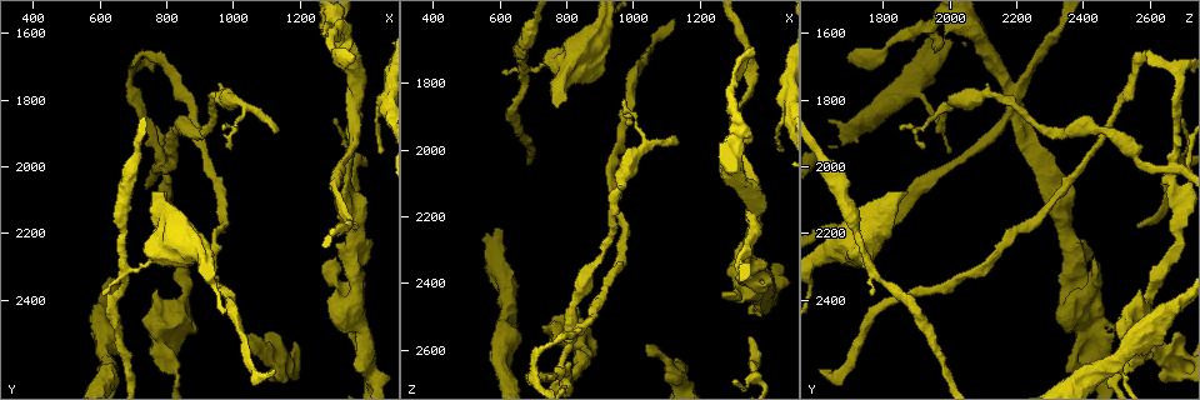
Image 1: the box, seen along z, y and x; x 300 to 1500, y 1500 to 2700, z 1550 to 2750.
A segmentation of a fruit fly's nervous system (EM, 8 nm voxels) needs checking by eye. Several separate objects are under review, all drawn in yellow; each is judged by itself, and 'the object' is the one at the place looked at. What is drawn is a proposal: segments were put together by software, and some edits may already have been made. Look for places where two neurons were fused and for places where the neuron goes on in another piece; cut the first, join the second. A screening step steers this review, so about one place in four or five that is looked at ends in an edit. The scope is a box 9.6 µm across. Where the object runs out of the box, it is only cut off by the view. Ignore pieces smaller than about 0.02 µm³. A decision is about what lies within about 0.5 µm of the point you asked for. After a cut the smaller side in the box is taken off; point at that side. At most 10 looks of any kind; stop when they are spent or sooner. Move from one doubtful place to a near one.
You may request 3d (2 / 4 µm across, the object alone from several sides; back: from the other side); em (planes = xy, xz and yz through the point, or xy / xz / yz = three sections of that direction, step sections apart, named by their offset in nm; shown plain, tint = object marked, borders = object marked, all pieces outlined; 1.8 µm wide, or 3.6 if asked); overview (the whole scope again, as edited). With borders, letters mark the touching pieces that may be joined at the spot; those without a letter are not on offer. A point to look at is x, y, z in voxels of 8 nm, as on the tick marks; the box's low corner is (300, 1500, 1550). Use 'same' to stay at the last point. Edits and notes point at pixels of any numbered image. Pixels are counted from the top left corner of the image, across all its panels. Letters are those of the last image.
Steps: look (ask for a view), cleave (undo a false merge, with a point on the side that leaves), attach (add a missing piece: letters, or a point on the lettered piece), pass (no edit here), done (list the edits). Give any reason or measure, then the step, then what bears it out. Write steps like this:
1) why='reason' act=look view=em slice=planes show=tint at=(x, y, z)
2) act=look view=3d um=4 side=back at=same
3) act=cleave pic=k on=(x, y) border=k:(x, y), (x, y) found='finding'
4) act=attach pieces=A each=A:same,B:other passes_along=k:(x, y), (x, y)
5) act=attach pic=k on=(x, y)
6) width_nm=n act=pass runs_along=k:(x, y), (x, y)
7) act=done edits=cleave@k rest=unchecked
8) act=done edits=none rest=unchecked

why='sharp bend' act=look view=em slice=planes show=tint at=(1350, 1850, 2190)

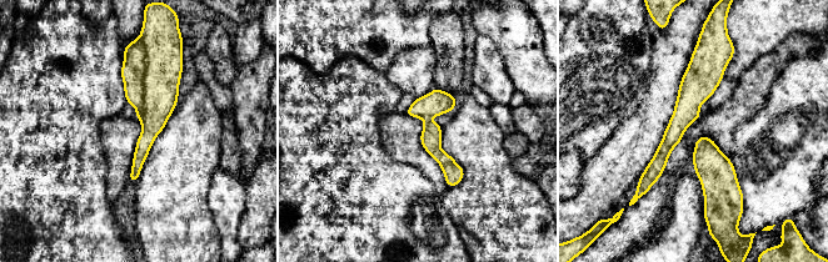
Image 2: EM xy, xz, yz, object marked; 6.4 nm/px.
why='see the neighbours' act=look view=em slice=planes show=borders at=same

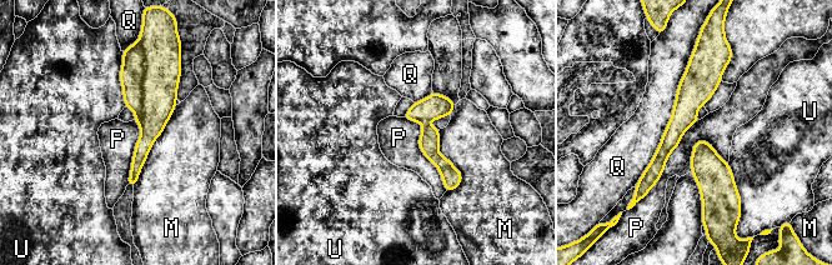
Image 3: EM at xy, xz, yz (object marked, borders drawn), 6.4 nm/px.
act=cleave pic=3 on=(131, 75) each=M:other,P:other,Q:other,U:other part_leaving=3:(722, 65), (690, 98), (645, 189) found='two neurons meet here'

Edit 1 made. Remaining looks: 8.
why='see it whole again' act=look view=overview

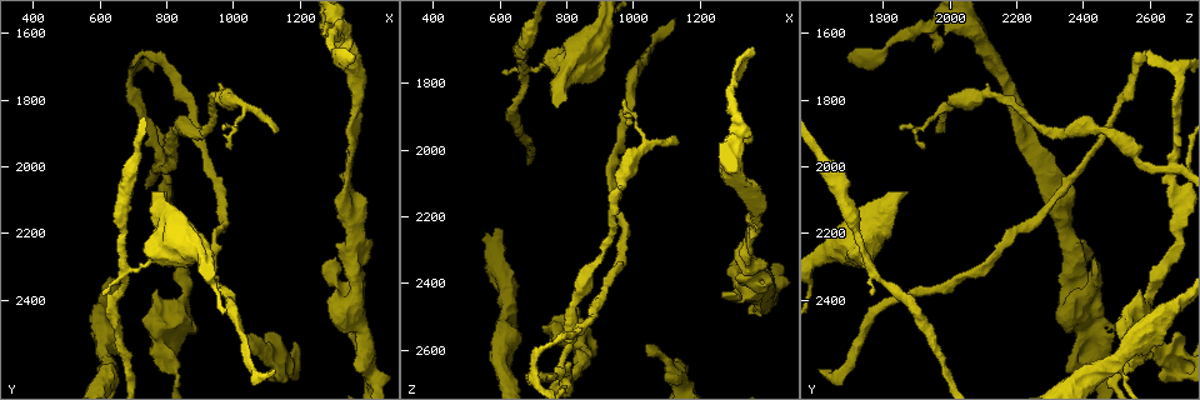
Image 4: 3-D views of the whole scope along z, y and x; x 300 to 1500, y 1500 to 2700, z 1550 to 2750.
act=look view=3d um=2 at=(790, 2000, 2660)

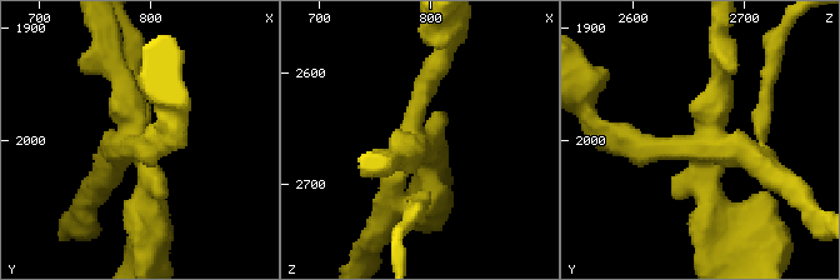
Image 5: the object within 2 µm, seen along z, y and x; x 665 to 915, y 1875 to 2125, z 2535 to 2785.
why='need the tissue' act=look view=em slice=planes show=tint at=(782, 2006, 2662)

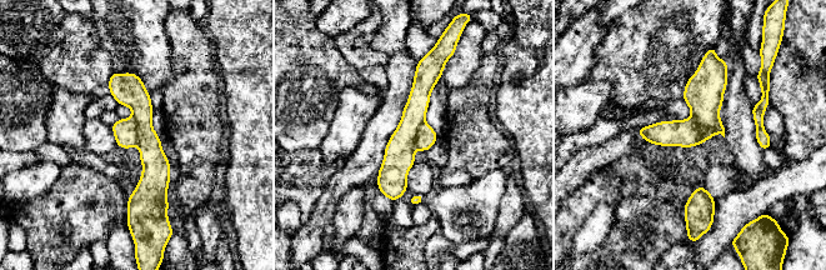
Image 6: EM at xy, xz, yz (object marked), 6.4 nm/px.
act=look view=em slice=planes show=borders at=same

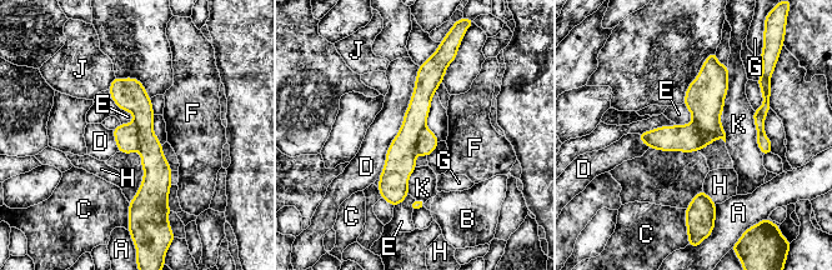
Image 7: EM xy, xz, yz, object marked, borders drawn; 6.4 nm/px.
act=cleave pic=7 on=(705, 96) each=A:other,B:other,C:other,D:other,E:other,F:other,G:other,H:other,J:other,K:other border=7:(692, 121), (703, 134), (720, 123) found='a second neuron is stuck on'

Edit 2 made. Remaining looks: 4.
act=done edits=cleave@3,cleave@7 rest=unchecked

